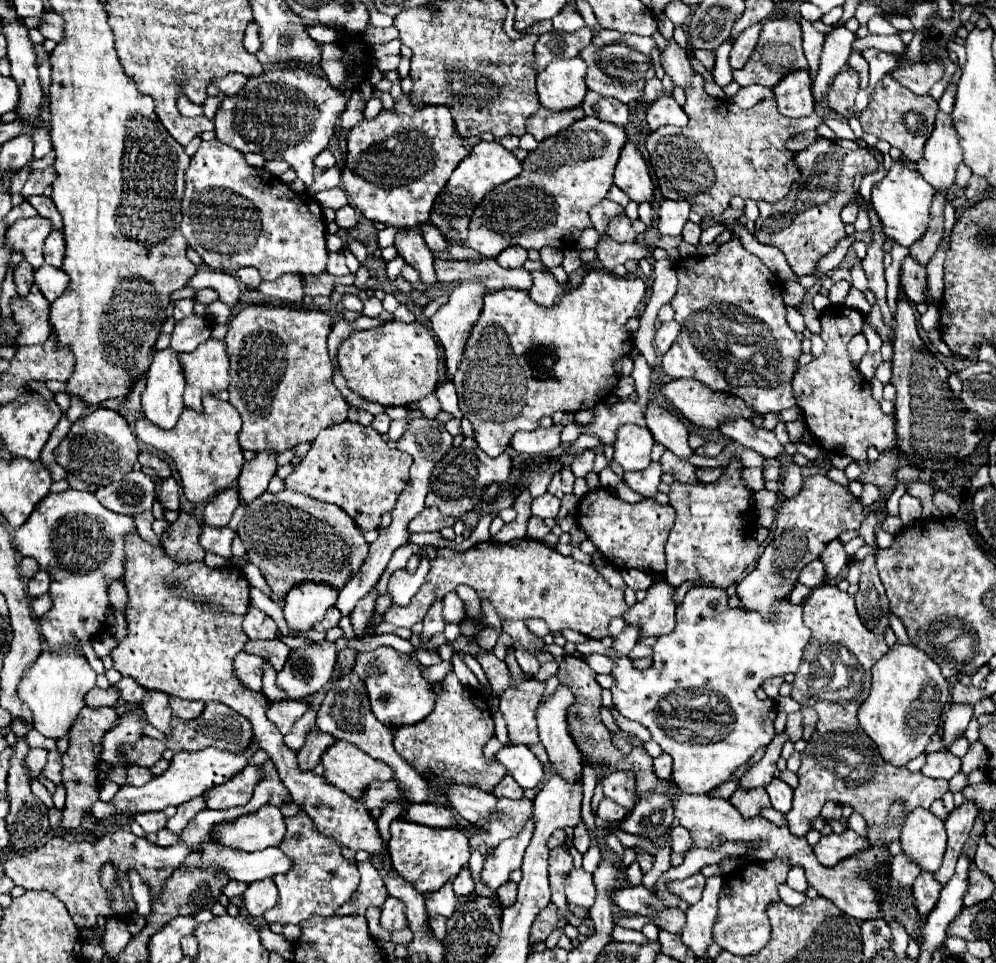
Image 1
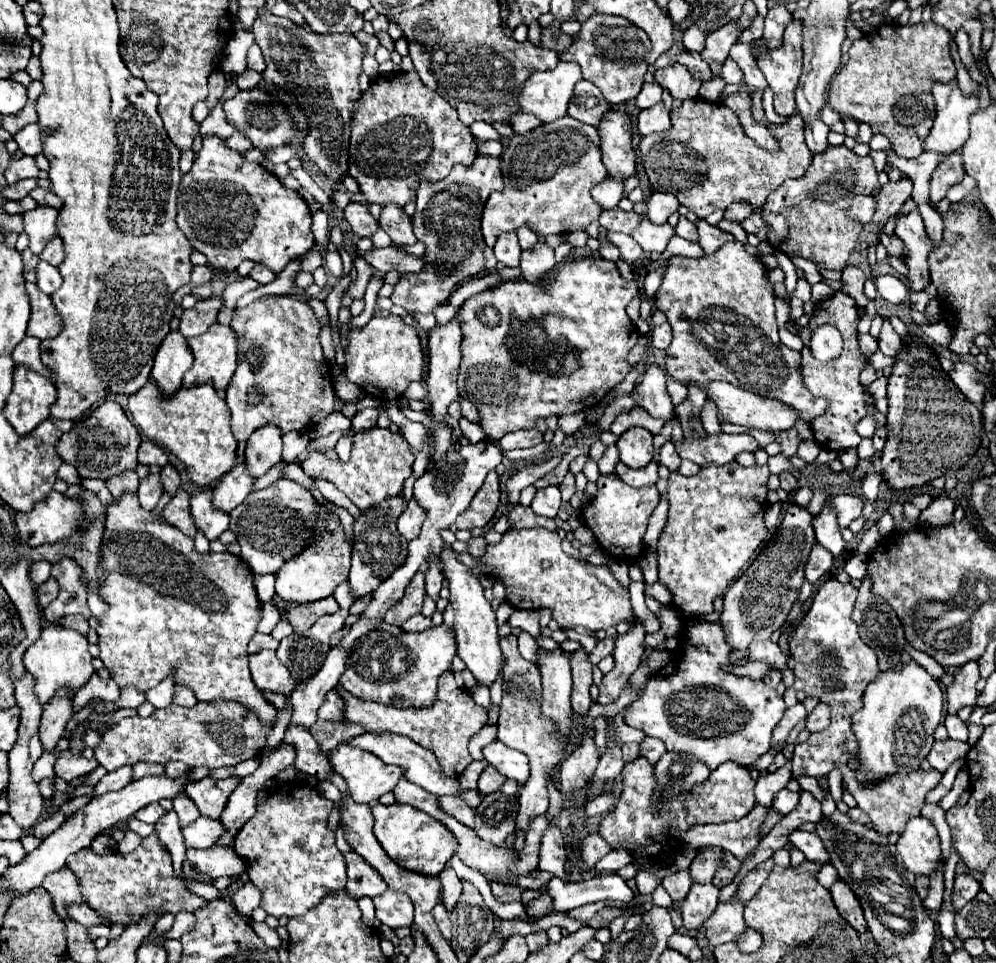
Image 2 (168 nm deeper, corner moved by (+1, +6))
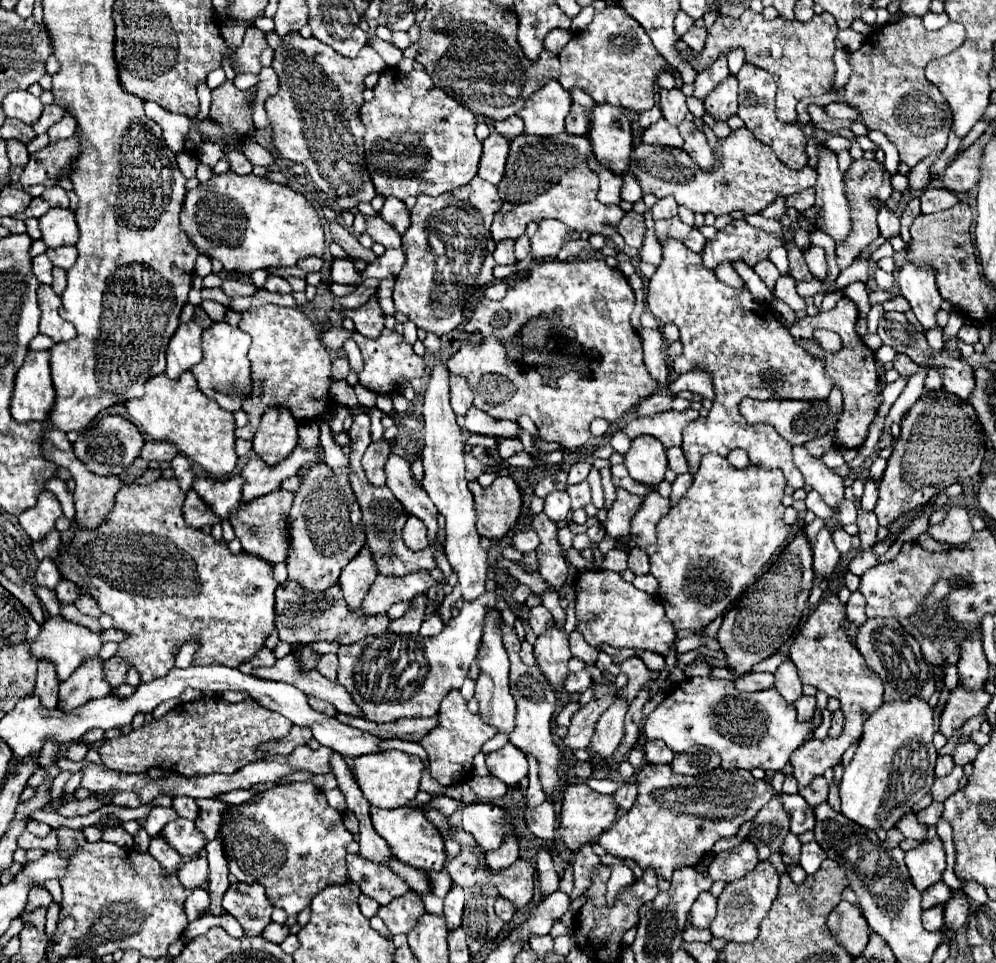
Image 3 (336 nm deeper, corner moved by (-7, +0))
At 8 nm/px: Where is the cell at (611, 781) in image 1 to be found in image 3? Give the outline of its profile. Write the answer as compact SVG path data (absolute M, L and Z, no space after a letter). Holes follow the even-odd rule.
M644 764L640 772L636 774L636 786L638 786L638 796L630 812L618 818L618 822L612 824L610 830L606 830L598 844L614 856L620 858L630 858L634 860L642 870L652 868L656 876L672 878L672 872L676 868L684 866L696 866L700 858L712 848L716 840L722 838L732 838L736 836L738 828L752 820L758 810L774 796L774 788L766 784L766 780L756 780L748 770L722 770L716 768L712 772L706 772L702 778L694 776L680 776L674 774L670 766L664 764ZM664 792L672 792L672 802L664 800Z

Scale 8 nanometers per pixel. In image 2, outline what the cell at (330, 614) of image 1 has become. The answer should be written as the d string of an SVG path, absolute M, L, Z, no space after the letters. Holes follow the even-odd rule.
M274 594L272 598L272 606L276 610L284 610L286 612L286 620L292 624L294 632L304 632L308 630L318 618L326 616L326 614L334 614L338 610L338 602L334 598L322 598L320 602L306 602L300 606L288 606L282 598L278 598Z

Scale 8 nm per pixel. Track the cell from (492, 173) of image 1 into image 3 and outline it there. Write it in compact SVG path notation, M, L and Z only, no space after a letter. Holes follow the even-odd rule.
M474 176L464 188L436 198L418 196L410 212L412 226L402 236L408 260L396 278L392 294L396 310L406 314L418 328L440 336L448 334L462 324L466 300L476 290L492 284L496 262L492 258L494 240L490 238L490 224L500 204L498 188L480 176Z

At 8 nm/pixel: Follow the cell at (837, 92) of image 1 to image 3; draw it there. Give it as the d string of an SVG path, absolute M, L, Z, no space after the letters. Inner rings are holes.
M906 14L900 22L878 26L864 44L848 56L852 76L844 86L844 102L858 110L868 130L880 130L898 148L900 162L914 168L930 154L938 154L948 140L952 112L940 90L924 76L924 68L932 58L954 52L964 42L964 26L948 24L930 32L922 24L922 16Z

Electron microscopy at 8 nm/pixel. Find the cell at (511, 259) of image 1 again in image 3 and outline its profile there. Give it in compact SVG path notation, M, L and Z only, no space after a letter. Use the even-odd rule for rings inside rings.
M504 240L496 246L494 250L494 260L496 264L514 264L516 256L514 256L514 240Z

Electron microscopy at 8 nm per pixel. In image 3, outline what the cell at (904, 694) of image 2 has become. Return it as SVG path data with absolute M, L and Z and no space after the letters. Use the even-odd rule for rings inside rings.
M912 696L908 700L894 700L884 702L866 722L864 732L858 744L858 750L852 762L844 768L842 784L840 784L840 800L842 800L842 814L852 822L870 828L870 830L890 830L896 820L914 804L918 804L924 794L930 792L934 784L934 766L936 766L936 748L932 744L934 738L934 708L928 700L920 696Z

